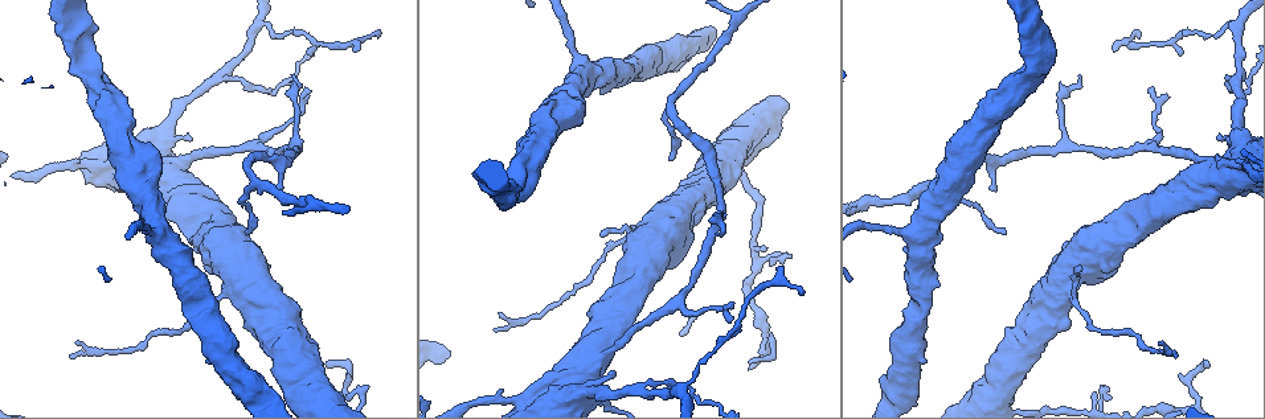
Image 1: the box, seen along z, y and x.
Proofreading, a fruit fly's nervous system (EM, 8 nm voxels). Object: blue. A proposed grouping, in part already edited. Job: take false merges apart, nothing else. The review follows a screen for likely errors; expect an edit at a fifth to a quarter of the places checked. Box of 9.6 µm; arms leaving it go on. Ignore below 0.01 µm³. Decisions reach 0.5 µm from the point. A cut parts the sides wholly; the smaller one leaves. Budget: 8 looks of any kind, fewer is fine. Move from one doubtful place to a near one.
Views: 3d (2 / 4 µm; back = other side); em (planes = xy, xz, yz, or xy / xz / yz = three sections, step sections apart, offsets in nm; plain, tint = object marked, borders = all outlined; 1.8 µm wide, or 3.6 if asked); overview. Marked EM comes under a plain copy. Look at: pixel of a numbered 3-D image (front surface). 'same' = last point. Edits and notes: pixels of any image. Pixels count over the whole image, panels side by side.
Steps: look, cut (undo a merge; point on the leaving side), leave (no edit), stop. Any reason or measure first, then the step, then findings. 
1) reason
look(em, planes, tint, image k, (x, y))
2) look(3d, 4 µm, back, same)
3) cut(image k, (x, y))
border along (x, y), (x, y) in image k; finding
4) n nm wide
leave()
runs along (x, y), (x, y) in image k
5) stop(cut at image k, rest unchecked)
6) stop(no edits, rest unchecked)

thick turns thin
look(3d, 4 µm, image 1, (1200, 163))

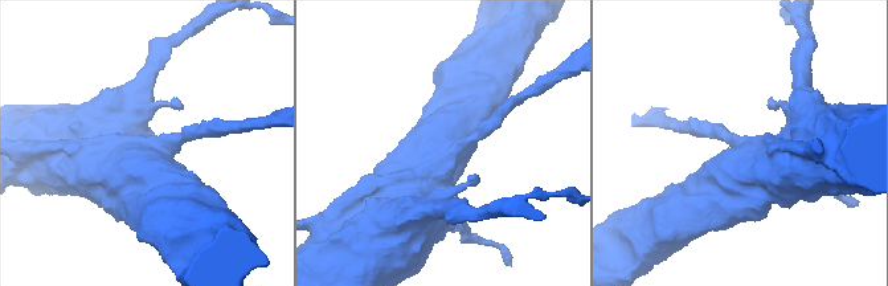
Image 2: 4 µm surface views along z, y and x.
need the tissue
look(em, xz, step 4, tint, image 2, (457, 149))

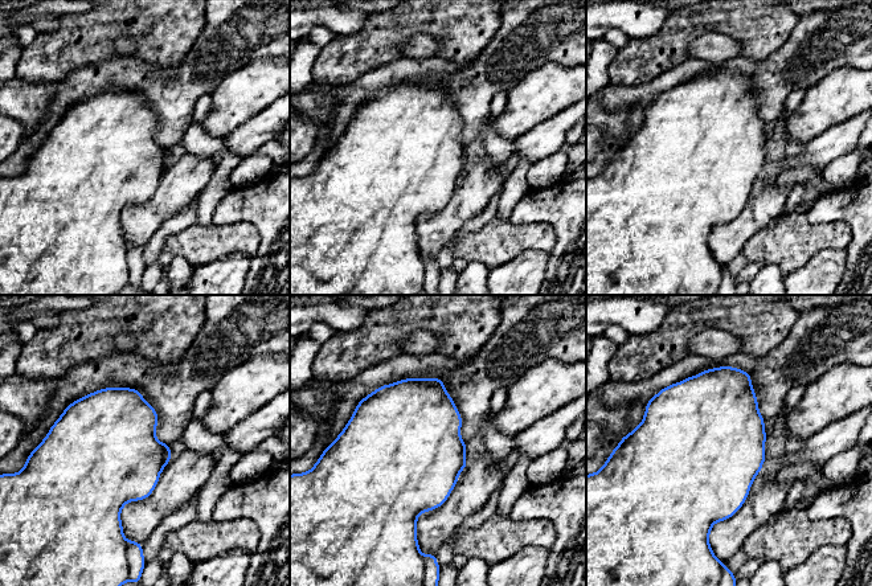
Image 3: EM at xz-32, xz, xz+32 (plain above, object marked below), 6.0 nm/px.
cut it another way
look(em, planes, borders, same)

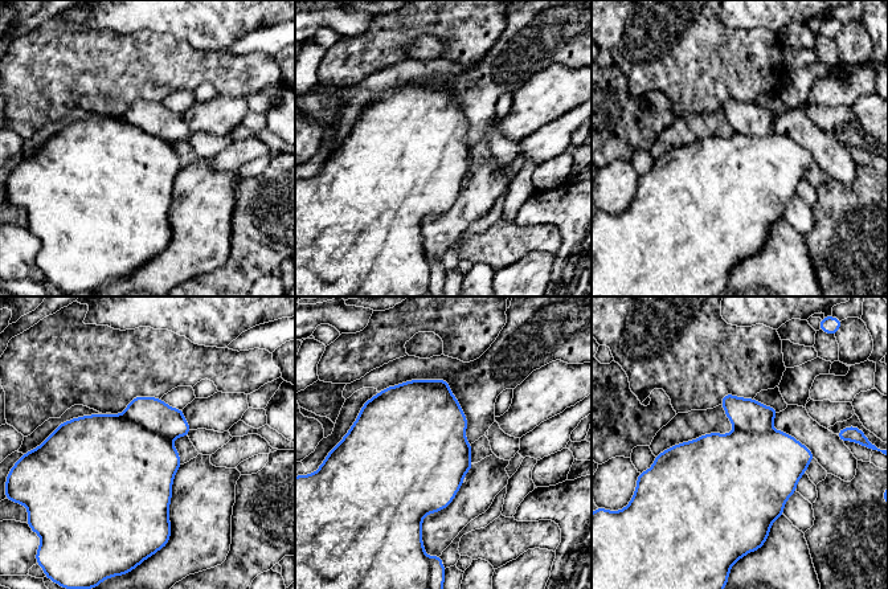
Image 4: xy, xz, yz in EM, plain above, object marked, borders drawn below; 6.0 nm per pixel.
cut(image 4, (154, 414))
border along (122, 413), (168, 440) in image 4; two cells meet here

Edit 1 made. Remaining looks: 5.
see it whole again
look(overview)

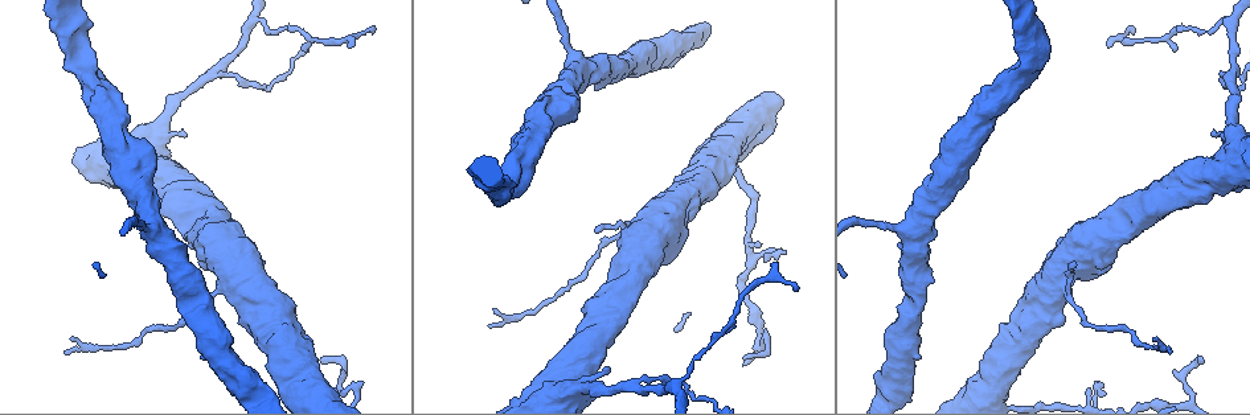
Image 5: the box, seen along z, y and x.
branch point
look(em, 3.6 µm, xy, step 4, tint, image 5, (1229, 73))

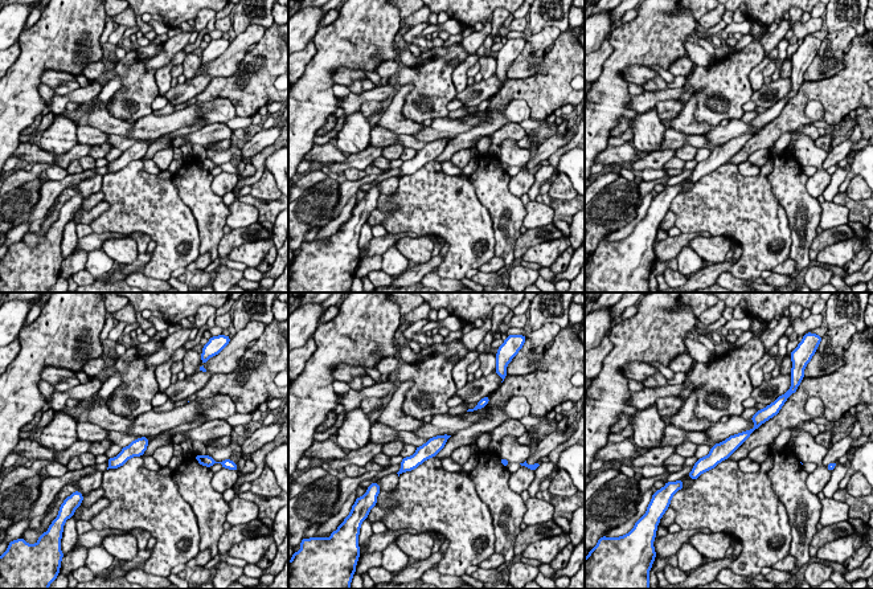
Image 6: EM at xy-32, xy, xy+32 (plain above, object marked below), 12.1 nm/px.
look(em, 3.6 µm, planes, tint, same)

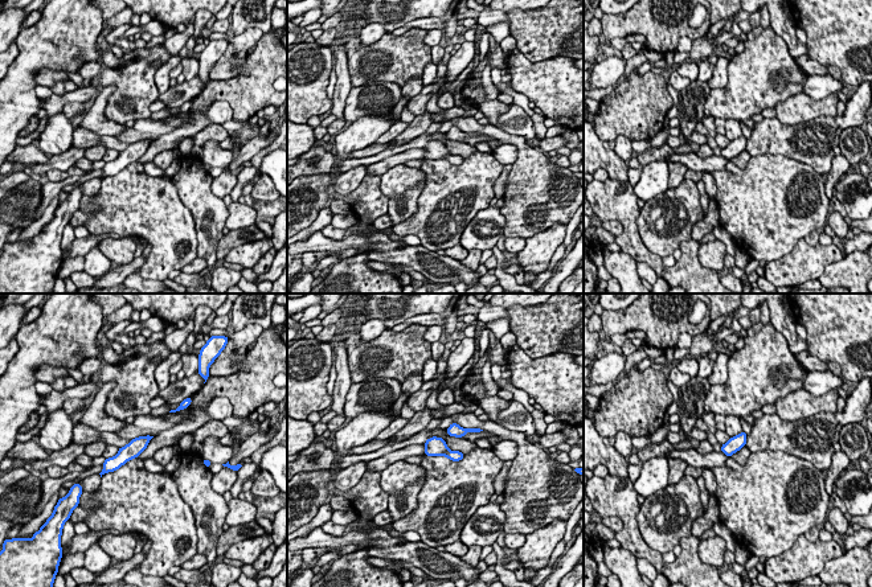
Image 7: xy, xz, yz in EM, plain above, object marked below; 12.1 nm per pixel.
leave()
runs along (146, 439), (110, 466) in image 7; all the same cell

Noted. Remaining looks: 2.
look(em, planes, tint, image 5, (764, 339))

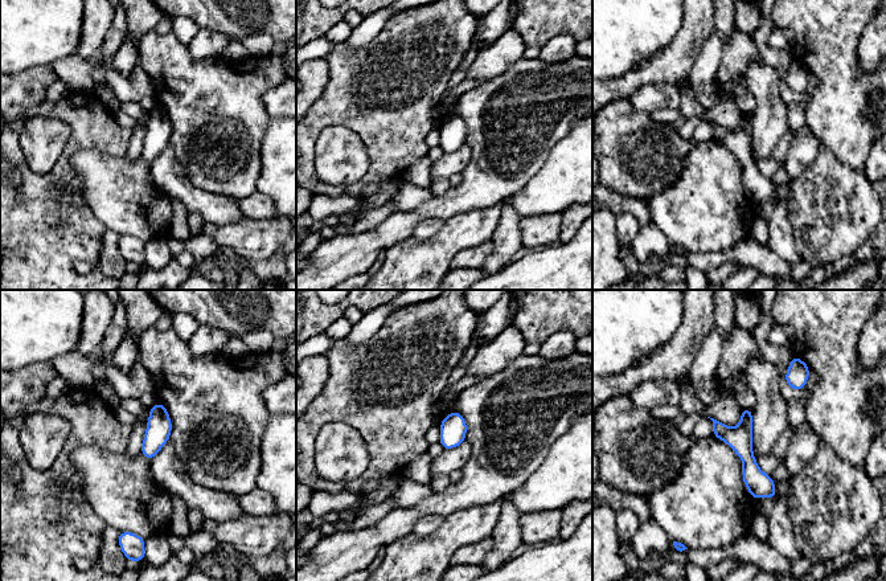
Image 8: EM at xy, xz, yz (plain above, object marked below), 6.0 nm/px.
160 nm wide
leave()
runs along (716, 424), (772, 494) in image 8; continuous, no second cell

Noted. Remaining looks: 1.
stop(cut at image 4, rest unchecked)

